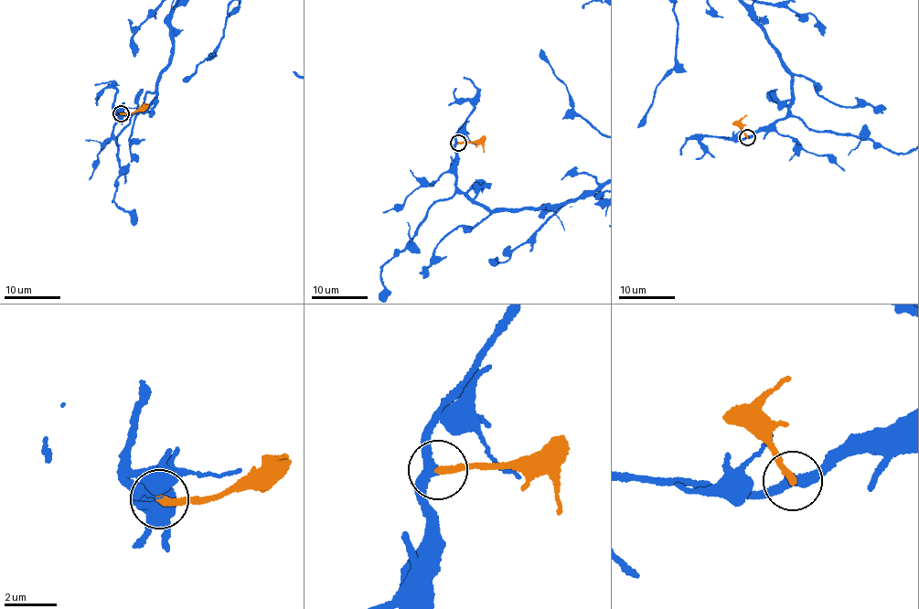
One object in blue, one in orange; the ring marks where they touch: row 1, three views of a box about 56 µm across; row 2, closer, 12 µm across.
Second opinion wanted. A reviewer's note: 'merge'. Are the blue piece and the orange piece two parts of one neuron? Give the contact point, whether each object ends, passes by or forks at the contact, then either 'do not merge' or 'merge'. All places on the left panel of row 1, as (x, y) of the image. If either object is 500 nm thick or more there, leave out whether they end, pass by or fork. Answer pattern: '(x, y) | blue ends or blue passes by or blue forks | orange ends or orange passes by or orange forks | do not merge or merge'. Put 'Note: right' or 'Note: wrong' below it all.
(121, 113) | blue passes by | orange ends | merge
Note: right

